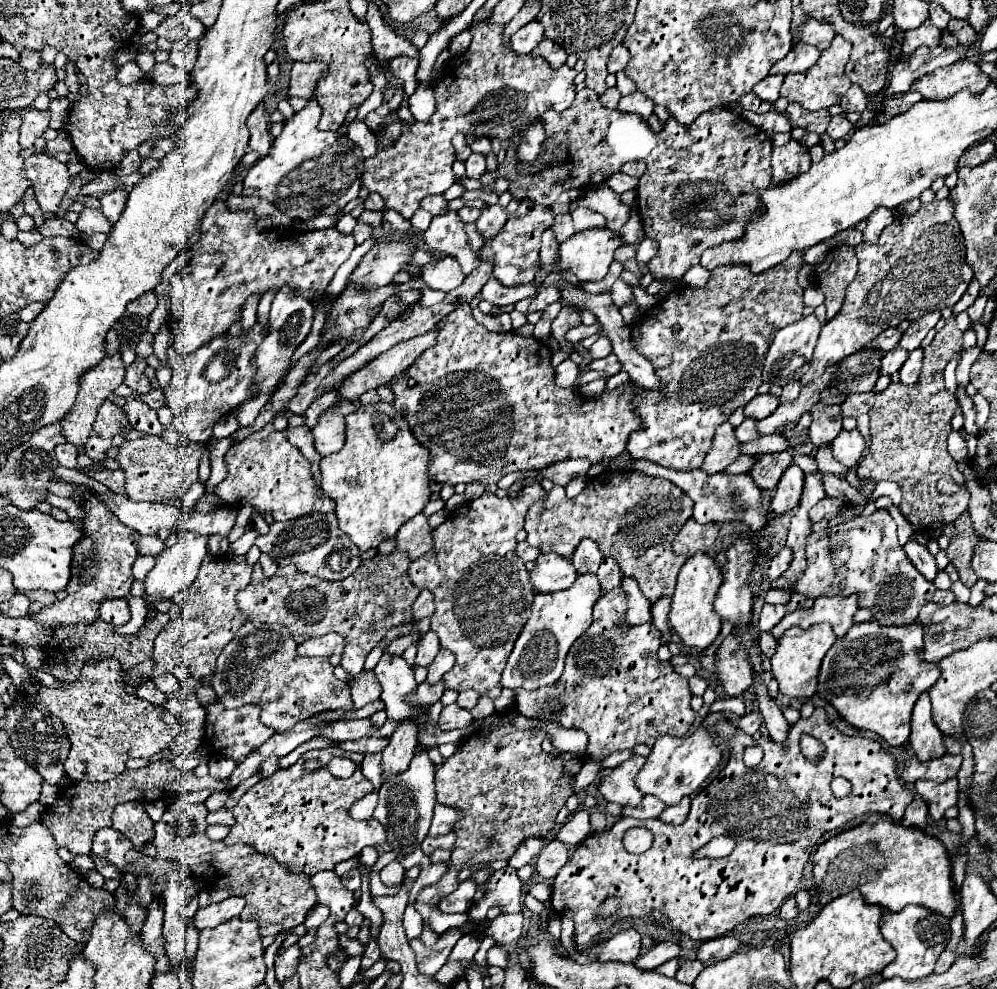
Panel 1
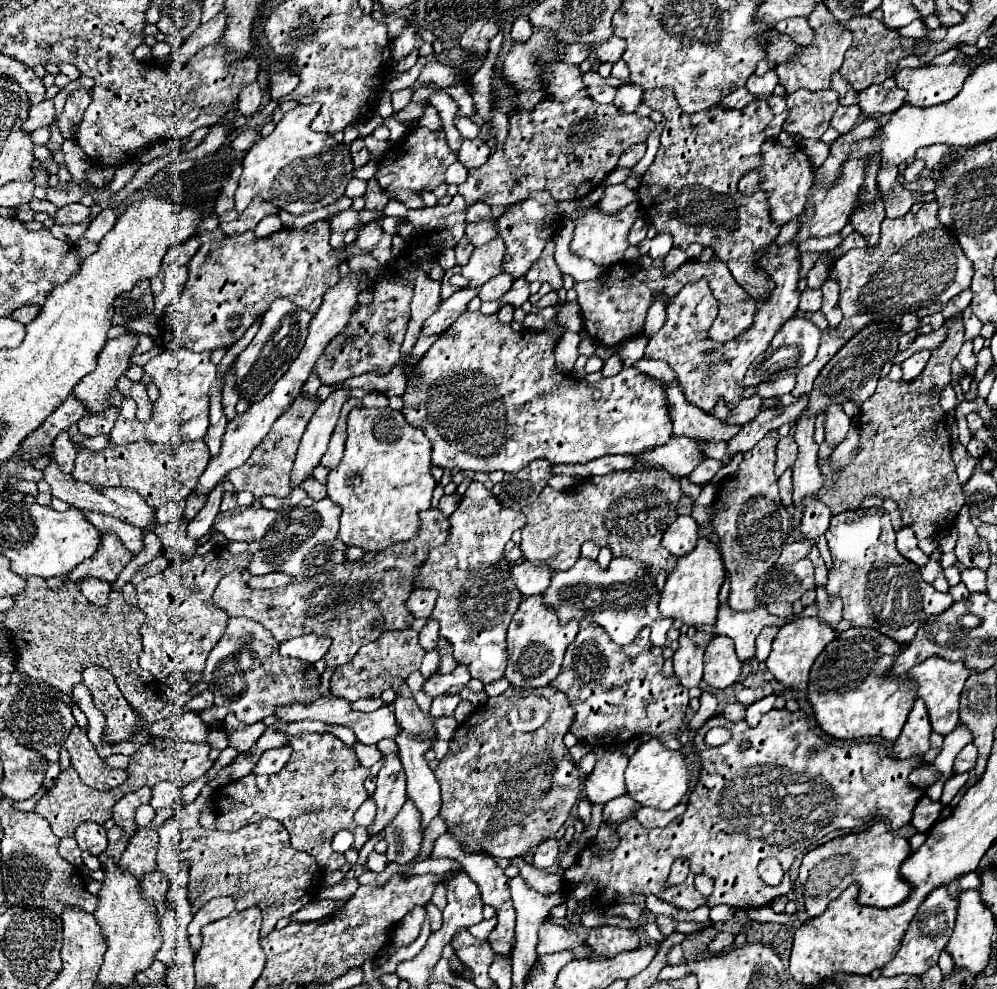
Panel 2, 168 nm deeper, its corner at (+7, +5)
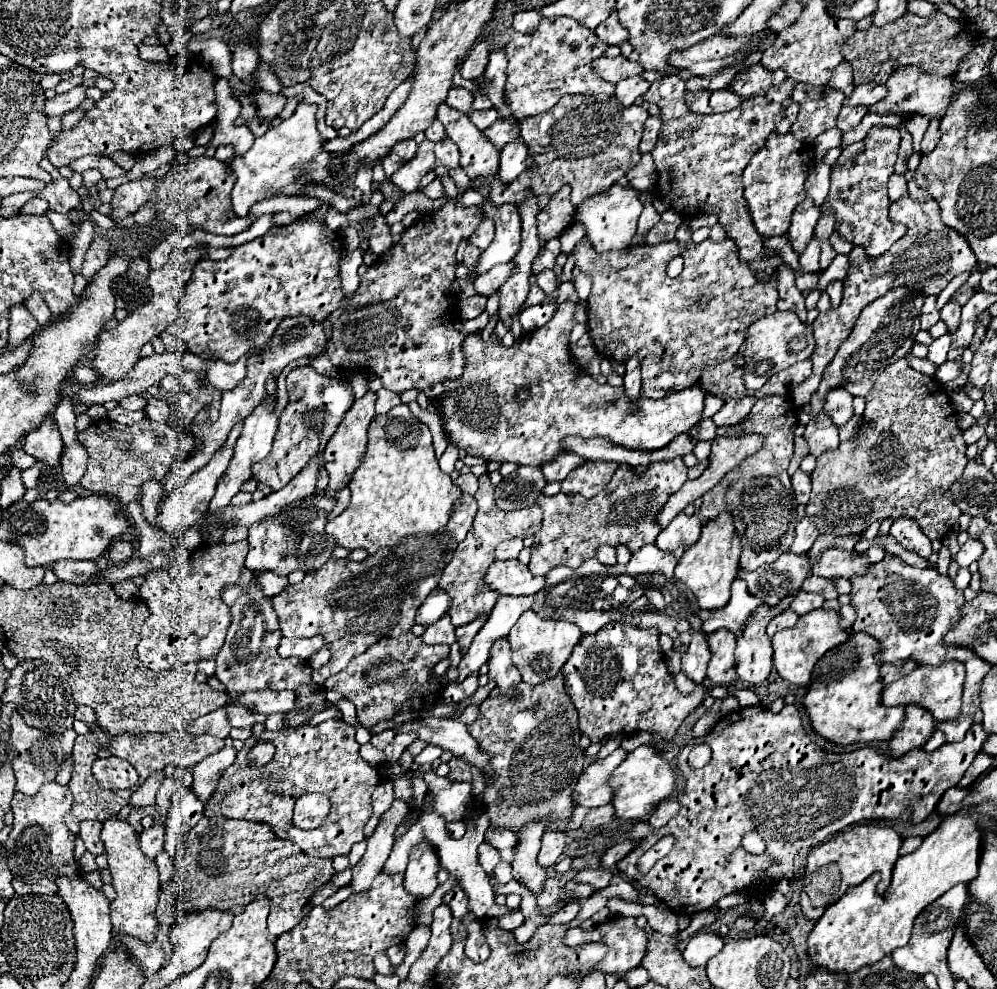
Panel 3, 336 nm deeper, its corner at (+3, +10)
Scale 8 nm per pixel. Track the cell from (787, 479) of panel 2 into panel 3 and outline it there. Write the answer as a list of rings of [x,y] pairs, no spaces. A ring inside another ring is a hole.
[[[798,470],[798,472],[792,476],[792,486],[794,486],[794,492],[796,492],[796,502],[798,502],[798,504],[808,504],[808,500],[810,500],[810,490],[812,490],[810,474]]]

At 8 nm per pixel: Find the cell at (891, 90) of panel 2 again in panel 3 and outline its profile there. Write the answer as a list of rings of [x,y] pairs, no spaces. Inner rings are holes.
[[[860,84],[860,86],[856,86],[854,88],[854,92],[850,94],[850,96],[846,96],[844,98],[844,104],[846,106],[872,106],[872,104],[876,104],[876,102],[880,102],[884,96],[886,96],[886,86],[882,86],[882,84]]]

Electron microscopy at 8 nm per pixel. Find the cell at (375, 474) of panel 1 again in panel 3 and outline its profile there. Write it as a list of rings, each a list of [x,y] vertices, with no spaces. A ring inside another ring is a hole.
[[[406,404],[396,406],[388,414],[376,416],[372,420],[368,428],[368,450],[348,488],[352,492],[350,506],[326,524],[326,532],[336,538],[338,546],[344,546],[348,550],[364,548],[368,554],[376,554],[384,546],[396,546],[408,536],[436,534],[448,524],[454,504],[462,498],[462,490],[458,490],[452,478],[438,468],[430,428],[414,418]]]

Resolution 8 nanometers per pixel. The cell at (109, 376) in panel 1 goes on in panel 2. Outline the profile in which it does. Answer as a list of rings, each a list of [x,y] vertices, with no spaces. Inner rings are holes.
[[[126,333],[106,341],[98,355],[98,365],[74,389],[74,397],[84,405],[88,415],[98,415],[108,407],[108,391],[130,367],[130,355],[136,347],[136,333]]]

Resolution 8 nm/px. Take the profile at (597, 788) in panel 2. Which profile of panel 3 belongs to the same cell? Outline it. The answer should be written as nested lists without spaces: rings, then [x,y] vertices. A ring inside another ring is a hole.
[[[616,748],[608,758],[592,762],[582,772],[582,780],[578,780],[578,788],[574,790],[574,802],[586,808],[608,804],[612,800],[612,792],[608,788],[608,776],[626,756],[628,752],[624,748]]]

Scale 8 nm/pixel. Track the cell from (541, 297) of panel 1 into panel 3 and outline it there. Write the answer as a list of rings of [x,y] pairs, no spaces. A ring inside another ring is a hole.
[[[564,282],[564,284],[560,284],[558,302],[578,302],[578,294],[576,294],[576,290],[574,290],[574,282]]]

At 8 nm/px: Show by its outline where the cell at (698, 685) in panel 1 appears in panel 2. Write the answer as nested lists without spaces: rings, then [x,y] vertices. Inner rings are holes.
[[[696,631],[692,639],[686,635],[679,638],[679,648],[674,651],[674,675],[680,679],[680,683],[688,689],[698,687],[703,680],[704,653],[714,635],[710,631]]]

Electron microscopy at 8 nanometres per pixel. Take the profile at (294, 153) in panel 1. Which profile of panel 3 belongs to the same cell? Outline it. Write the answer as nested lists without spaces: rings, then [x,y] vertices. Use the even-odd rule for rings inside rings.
[[[306,102],[296,108],[294,116],[282,120],[280,126],[272,126],[264,136],[254,138],[254,144],[246,154],[234,156],[228,162],[228,168],[236,178],[232,188],[232,208],[236,216],[248,216],[256,202],[278,194],[304,194],[310,184],[334,188],[342,176],[342,168],[336,168],[340,156],[326,154],[322,142],[324,138],[316,130],[316,106]]]

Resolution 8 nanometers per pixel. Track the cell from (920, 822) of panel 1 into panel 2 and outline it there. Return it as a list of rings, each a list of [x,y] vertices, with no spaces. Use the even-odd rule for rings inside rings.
[[[926,795],[918,801],[918,805],[914,807],[914,813],[912,813],[912,827],[916,827],[916,831],[922,831],[922,833],[926,833],[932,825],[934,825],[934,821],[938,819],[938,815],[940,815],[940,809],[942,809],[942,805],[940,803],[932,803]]]

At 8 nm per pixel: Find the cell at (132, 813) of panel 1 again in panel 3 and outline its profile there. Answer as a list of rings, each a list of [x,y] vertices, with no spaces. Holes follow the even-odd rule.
[[[152,772],[148,780],[136,788],[134,796],[130,798],[130,806],[152,806],[156,802],[156,792],[164,780],[164,772]]]

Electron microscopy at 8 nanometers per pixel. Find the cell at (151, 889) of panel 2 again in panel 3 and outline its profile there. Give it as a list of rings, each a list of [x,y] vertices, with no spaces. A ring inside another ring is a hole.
[[[154,822],[152,828],[140,834],[140,846],[148,858],[156,858],[156,854],[164,848],[164,822]]]

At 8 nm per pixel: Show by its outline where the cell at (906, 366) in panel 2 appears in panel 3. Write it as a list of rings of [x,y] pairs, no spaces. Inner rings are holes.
[[[948,334],[936,338],[930,346],[928,346],[928,360],[934,364],[944,364],[948,360],[948,350],[952,346],[952,338]]]

